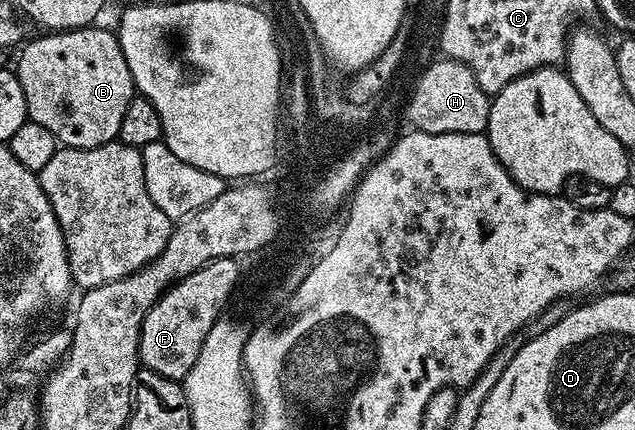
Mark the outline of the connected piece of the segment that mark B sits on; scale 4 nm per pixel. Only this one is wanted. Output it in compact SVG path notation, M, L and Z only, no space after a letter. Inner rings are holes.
M92 24L82 30L47 32L42 36L18 51L17 73L21 92L25 92L28 119L49 128L56 143L64 147L97 148L116 141L125 108L129 108L129 100L137 97L133 72L125 64L118 33Z

